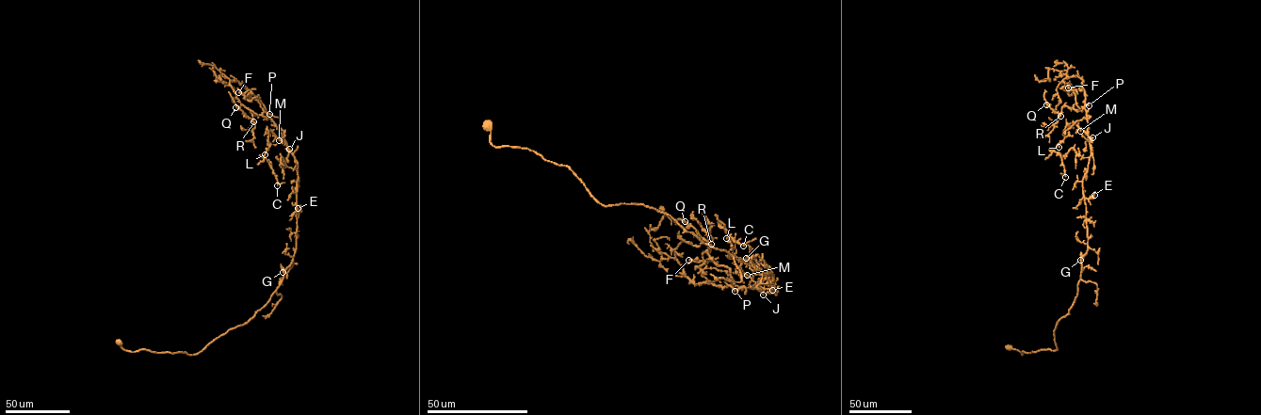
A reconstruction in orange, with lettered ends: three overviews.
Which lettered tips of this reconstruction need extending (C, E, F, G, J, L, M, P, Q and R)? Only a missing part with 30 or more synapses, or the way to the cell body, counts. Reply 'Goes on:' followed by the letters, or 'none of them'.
Goes on: C

